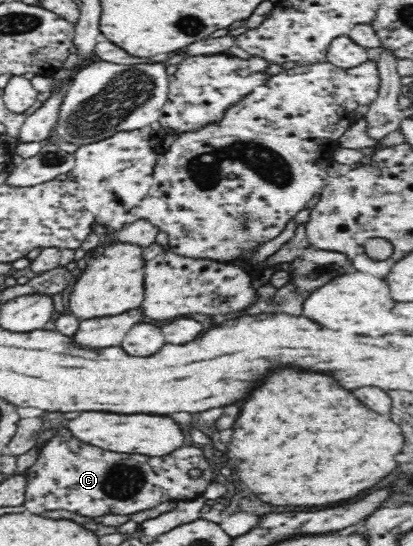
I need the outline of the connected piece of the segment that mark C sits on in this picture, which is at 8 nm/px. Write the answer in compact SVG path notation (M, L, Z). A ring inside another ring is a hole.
M56 428L54 436L40 447L39 456L35 463L24 472L27 480L24 508L42 514L47 510L69 510L82 516L98 518L104 514L134 514L146 508L152 508L166 500L194 500L201 496L213 478L210 461L202 454L202 450L194 446L178 448L170 454L153 457L144 454L114 454L92 444L82 444L75 436L70 436L68 428ZM192 468L202 470L199 478L191 478L188 472Z

